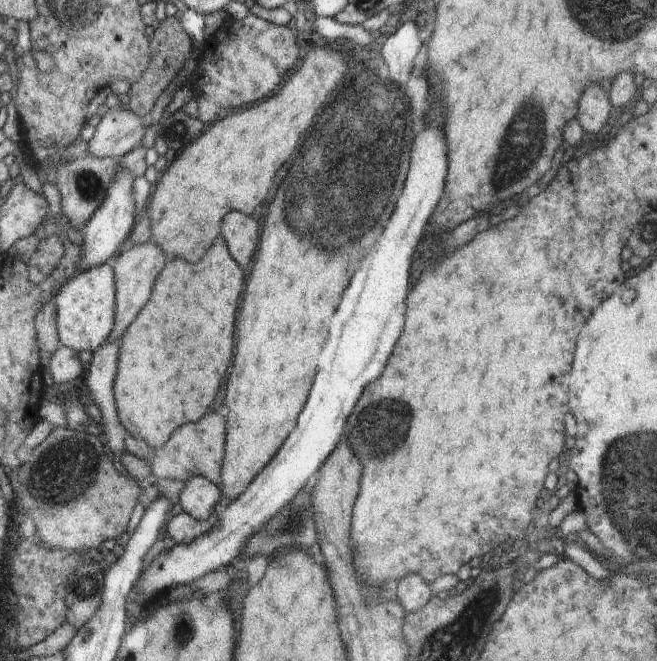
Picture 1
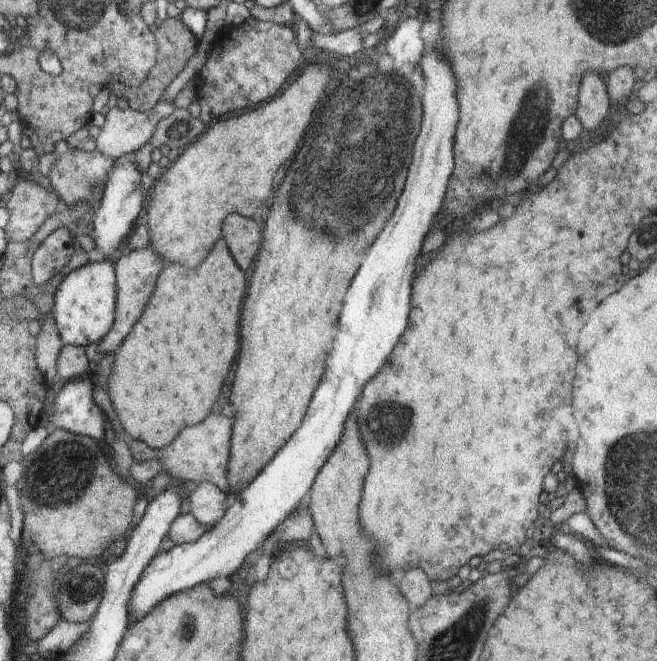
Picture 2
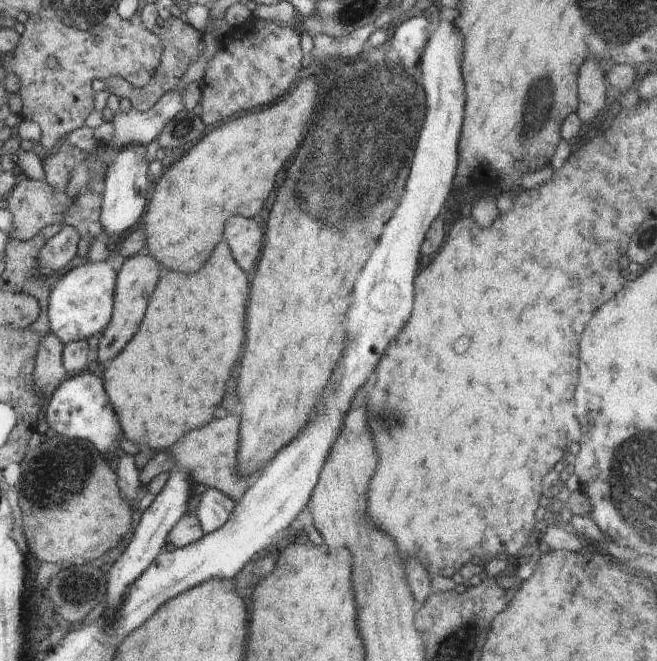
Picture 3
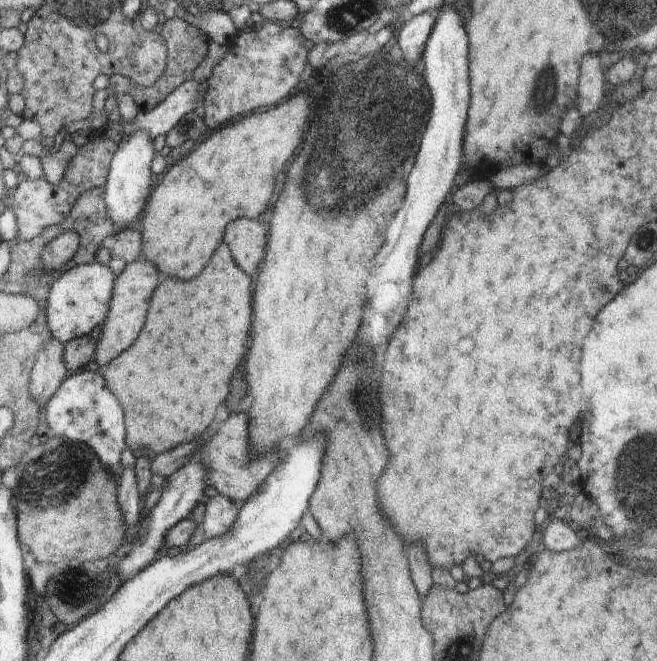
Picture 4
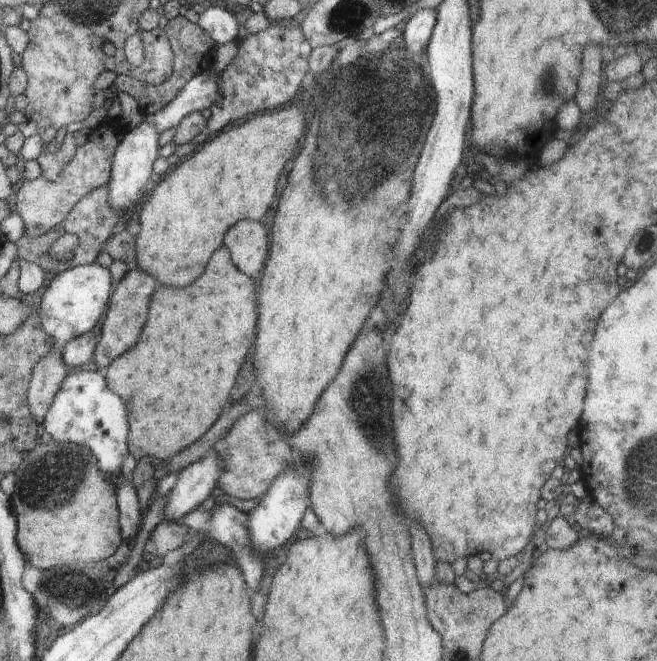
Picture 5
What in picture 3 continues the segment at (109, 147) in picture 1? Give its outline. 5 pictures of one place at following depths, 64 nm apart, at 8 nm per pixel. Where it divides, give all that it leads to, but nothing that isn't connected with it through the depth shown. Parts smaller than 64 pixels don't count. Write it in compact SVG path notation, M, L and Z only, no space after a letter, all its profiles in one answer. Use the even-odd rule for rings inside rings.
M184 89L169 91L160 98L156 106L147 111L119 110L111 121L114 125L114 136L102 144L110 146L116 152L135 145L146 147L184 109L181 98L183 91Z

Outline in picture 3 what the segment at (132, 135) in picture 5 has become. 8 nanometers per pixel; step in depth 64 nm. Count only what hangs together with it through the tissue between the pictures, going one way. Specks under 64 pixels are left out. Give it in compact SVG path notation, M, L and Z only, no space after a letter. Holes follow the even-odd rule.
M135 145L121 149L116 157L106 168L105 177L102 181L101 214L99 224L101 230L110 237L122 237L130 232L142 214L145 214L148 200L148 170L149 163L145 160L145 147Z

